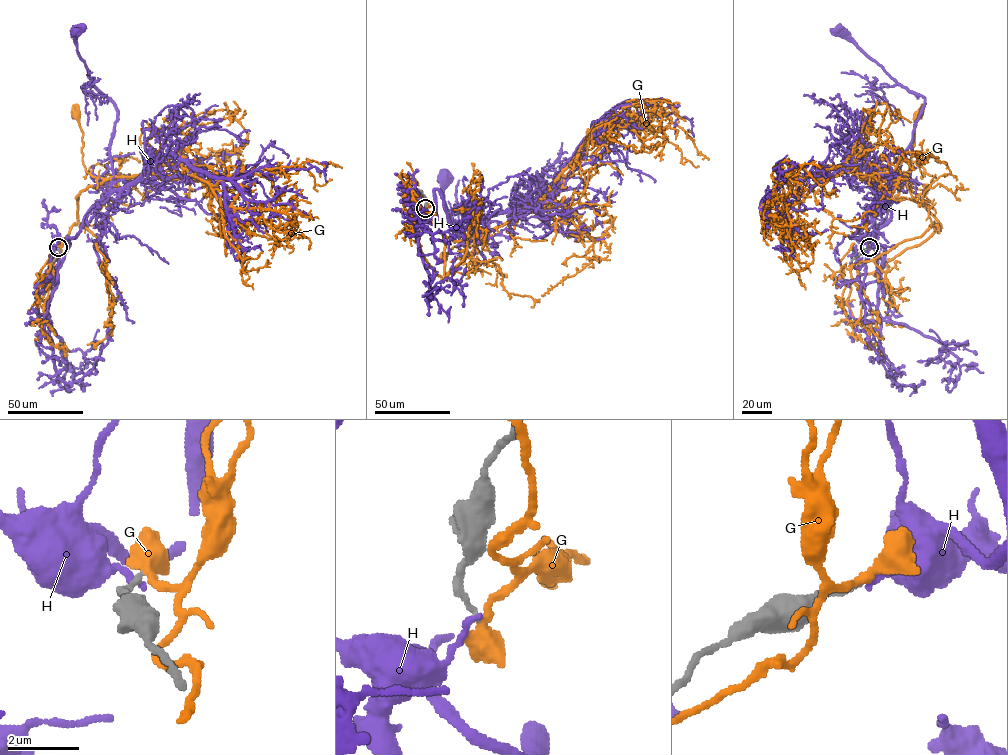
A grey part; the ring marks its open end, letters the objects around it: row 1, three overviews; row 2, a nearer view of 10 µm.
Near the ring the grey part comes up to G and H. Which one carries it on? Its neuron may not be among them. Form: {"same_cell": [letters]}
{"same_cell": []}

